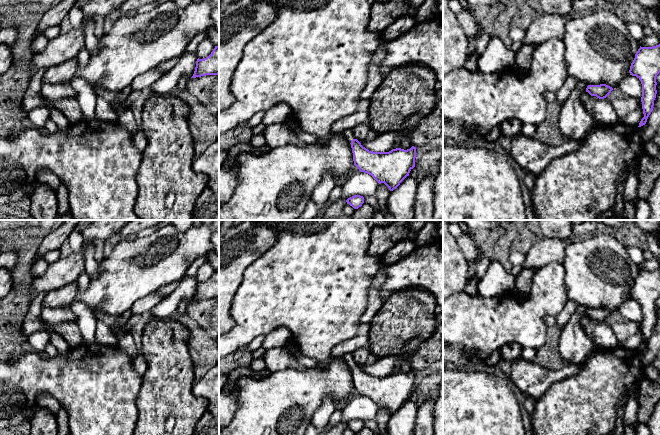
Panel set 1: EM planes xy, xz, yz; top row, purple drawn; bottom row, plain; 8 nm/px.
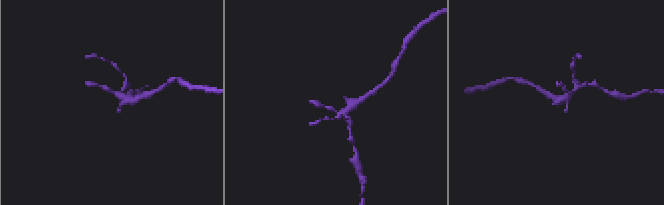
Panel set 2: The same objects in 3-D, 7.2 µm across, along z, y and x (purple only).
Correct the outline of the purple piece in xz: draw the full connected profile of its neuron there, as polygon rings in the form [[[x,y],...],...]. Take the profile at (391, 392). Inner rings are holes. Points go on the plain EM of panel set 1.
[[[351,354],[343,358],[351,365],[354,389],[360,396],[371,399],[379,408],[384,407],[390,415],[396,413],[415,391],[416,371],[389,376],[372,376],[354,362]]]

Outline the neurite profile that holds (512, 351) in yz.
[[[509,343],[502,346],[499,350],[502,359],[515,361],[521,358],[522,348],[517,343]]]

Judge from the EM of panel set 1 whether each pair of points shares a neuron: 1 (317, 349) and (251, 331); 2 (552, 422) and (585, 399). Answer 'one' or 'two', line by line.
1: one
2: one

